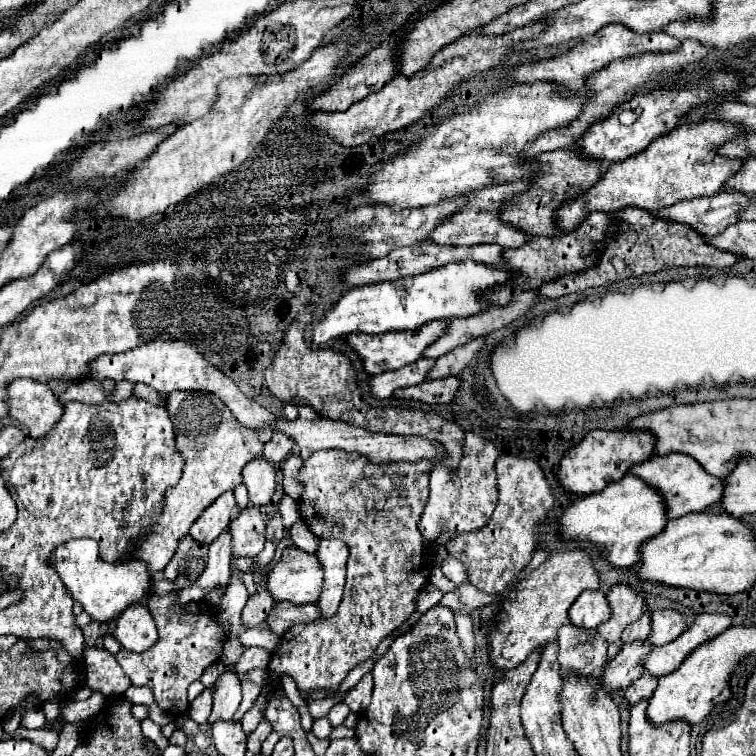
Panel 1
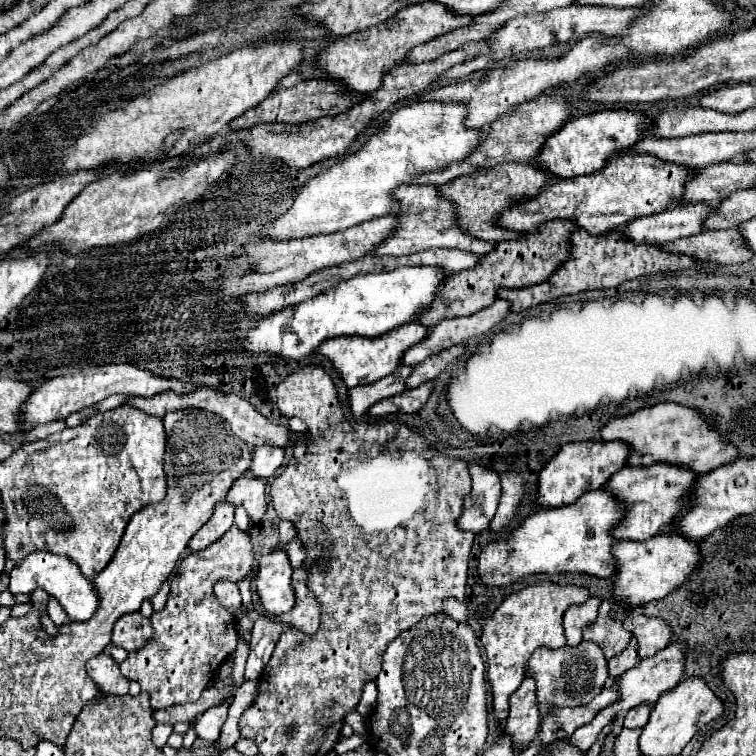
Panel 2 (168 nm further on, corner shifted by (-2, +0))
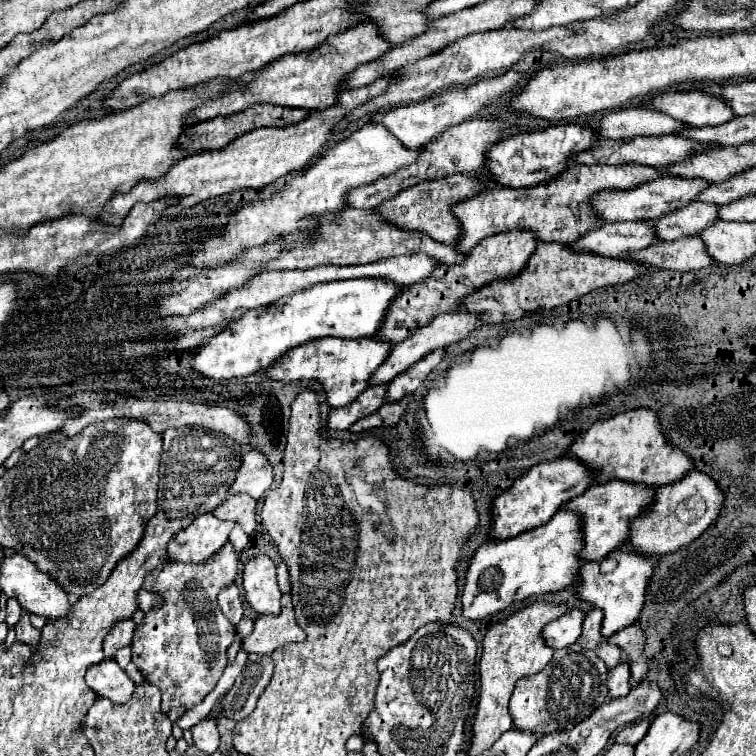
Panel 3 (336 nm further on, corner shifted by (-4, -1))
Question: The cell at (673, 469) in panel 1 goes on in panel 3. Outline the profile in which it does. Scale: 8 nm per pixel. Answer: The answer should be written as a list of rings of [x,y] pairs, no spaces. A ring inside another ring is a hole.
[[[608,481],[604,485],[592,485],[576,499],[570,499],[560,509],[574,511],[580,517],[582,533],[584,533],[584,547],[580,551],[582,561],[600,561],[610,551],[622,547],[630,533],[630,521],[638,517],[646,505],[654,499],[654,489],[646,485],[632,485],[626,481]]]

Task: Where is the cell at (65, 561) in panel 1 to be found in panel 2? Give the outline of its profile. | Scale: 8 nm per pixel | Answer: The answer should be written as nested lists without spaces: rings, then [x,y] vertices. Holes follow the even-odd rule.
[[[32,552],[24,558],[22,564],[18,564],[10,572],[10,592],[12,594],[30,594],[34,588],[44,588],[48,594],[52,594],[62,604],[70,620],[86,622],[96,612],[98,592],[94,590],[92,580],[86,578],[80,566],[66,556],[58,556],[50,552]]]

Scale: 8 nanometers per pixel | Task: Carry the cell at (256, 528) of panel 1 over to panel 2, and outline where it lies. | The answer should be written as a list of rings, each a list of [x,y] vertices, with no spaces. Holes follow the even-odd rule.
[[[232,526],[220,540],[200,552],[192,552],[178,562],[170,576],[166,606],[150,616],[154,638],[142,650],[130,652],[120,664],[122,674],[150,694],[154,710],[194,702],[216,676],[218,666],[236,650],[238,624],[214,596],[212,586],[220,578],[238,582],[254,566],[254,546],[250,532]]]

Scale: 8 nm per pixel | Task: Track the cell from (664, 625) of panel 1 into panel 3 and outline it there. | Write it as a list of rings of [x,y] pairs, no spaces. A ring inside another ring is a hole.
[[[634,623],[630,627],[624,627],[622,631],[614,633],[608,637],[608,643],[620,647],[626,655],[626,661],[630,665],[630,679],[632,681],[642,681],[644,675],[648,673],[648,663],[644,655],[644,633],[642,629]]]

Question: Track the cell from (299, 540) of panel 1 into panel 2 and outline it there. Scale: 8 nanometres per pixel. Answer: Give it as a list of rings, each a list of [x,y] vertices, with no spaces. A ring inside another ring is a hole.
[[[294,536],[290,542],[286,542],[286,544],[280,544],[280,546],[276,546],[276,550],[286,550],[288,552],[288,556],[290,556],[290,564],[294,566],[294,568],[300,568],[302,566],[302,562],[304,562],[304,558],[306,558],[306,546],[302,546],[302,542],[298,542],[298,536]]]

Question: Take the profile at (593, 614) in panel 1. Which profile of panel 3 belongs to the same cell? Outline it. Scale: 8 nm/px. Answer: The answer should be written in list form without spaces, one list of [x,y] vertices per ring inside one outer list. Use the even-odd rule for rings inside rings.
[[[572,609],[568,613],[564,613],[562,617],[558,617],[556,621],[548,623],[542,631],[544,643],[548,643],[548,647],[552,647],[552,649],[570,647],[580,637],[582,619],[584,619],[584,613],[578,609]]]

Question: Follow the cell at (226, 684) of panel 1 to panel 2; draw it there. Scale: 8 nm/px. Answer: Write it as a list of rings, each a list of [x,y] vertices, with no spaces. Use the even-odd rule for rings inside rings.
[[[224,702],[220,706],[212,706],[200,718],[196,718],[194,730],[196,730],[198,738],[202,738],[206,742],[218,740],[222,724],[226,722],[226,716],[228,716],[228,706],[230,706],[230,702]]]

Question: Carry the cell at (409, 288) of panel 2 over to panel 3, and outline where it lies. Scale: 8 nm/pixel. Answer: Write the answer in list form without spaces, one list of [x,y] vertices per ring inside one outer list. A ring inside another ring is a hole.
[[[346,279],[308,287],[300,293],[278,299],[268,307],[244,313],[236,323],[228,325],[210,341],[200,343],[190,367],[202,377],[222,381],[258,373],[270,367],[286,351],[312,339],[374,337],[398,291],[400,287],[396,283],[384,283],[382,279]]]

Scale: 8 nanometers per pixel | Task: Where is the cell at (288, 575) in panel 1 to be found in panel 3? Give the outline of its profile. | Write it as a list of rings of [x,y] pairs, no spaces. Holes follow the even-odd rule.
[[[268,555],[248,559],[242,571],[244,599],[256,613],[280,613],[280,589],[276,583],[276,565]]]

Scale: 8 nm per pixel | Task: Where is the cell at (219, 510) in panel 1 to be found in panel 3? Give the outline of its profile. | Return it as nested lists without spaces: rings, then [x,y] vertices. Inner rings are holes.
[[[212,513],[198,515],[168,543],[168,559],[180,563],[202,563],[228,541],[232,527],[232,521],[220,521]]]

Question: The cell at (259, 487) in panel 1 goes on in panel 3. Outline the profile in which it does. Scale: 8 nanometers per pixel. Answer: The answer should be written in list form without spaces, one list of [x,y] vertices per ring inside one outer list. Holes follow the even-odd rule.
[[[232,495],[212,513],[216,513],[216,519],[238,523],[246,535],[252,535],[256,527],[256,501],[250,495]]]

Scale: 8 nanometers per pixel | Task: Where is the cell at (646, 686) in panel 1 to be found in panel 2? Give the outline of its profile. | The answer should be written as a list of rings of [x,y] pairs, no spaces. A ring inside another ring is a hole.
[[[636,706],[634,710],[628,710],[624,716],[624,726],[626,728],[642,728],[648,722],[650,716],[650,706]]]

